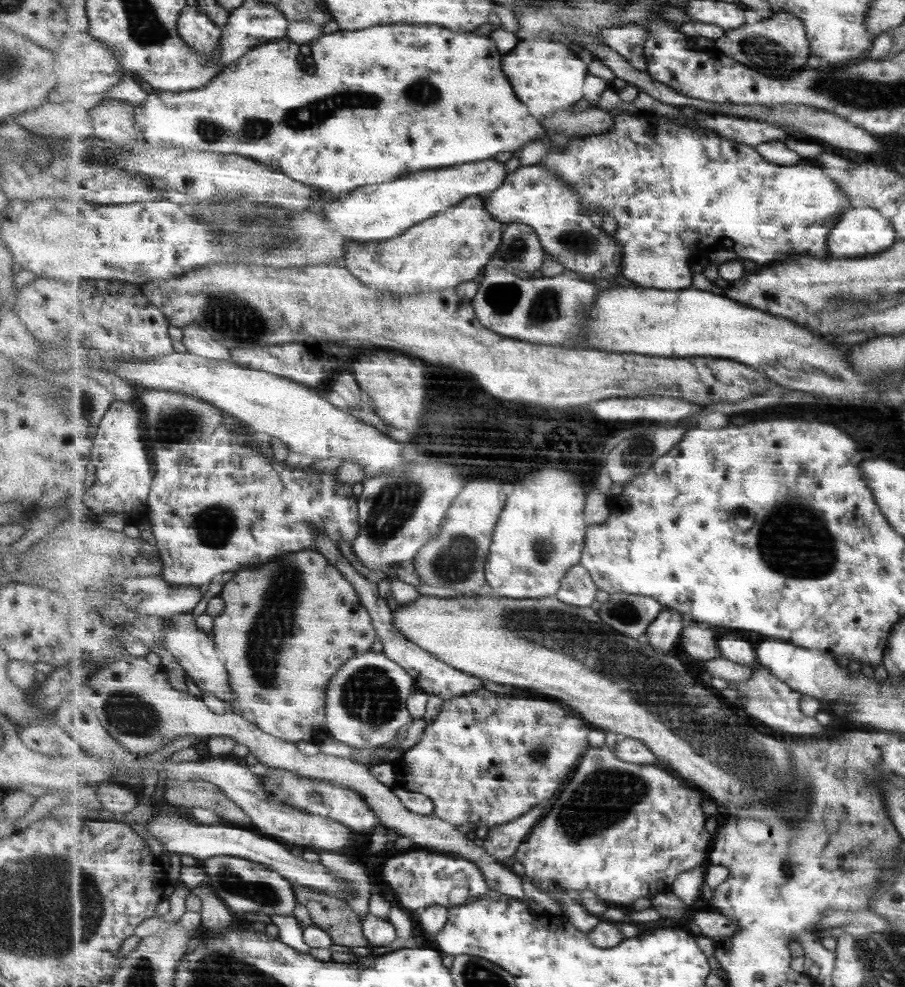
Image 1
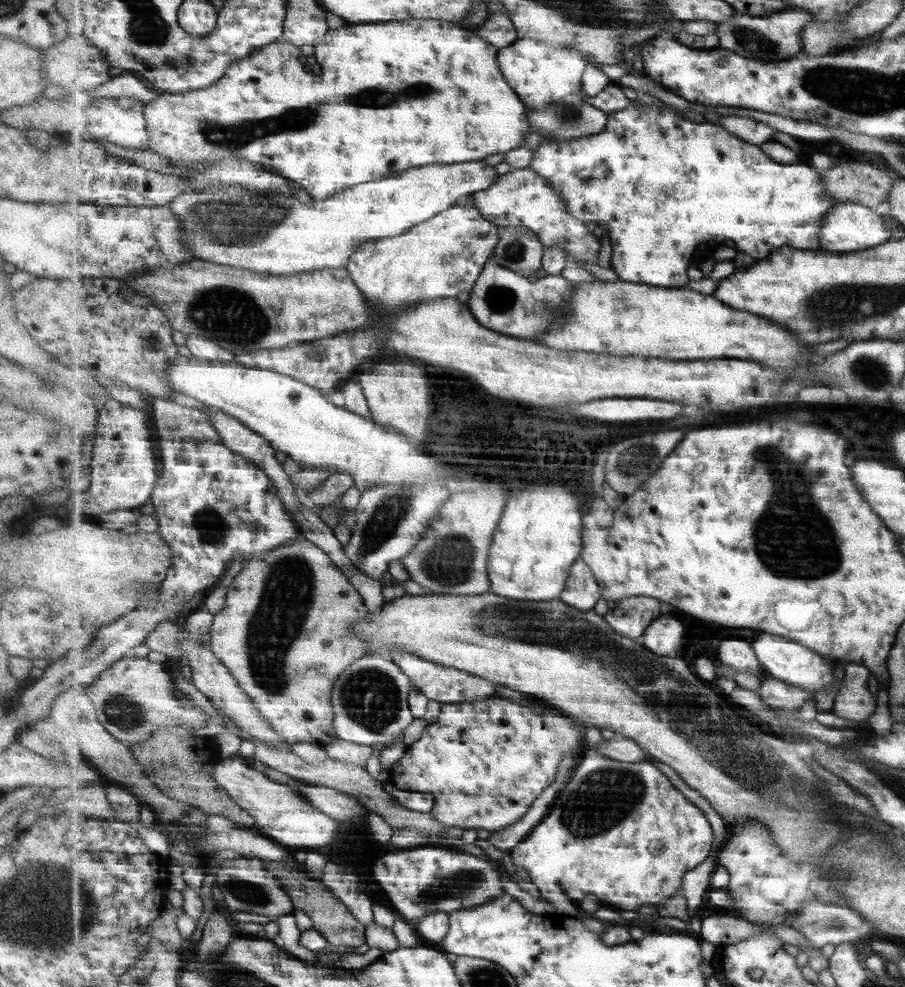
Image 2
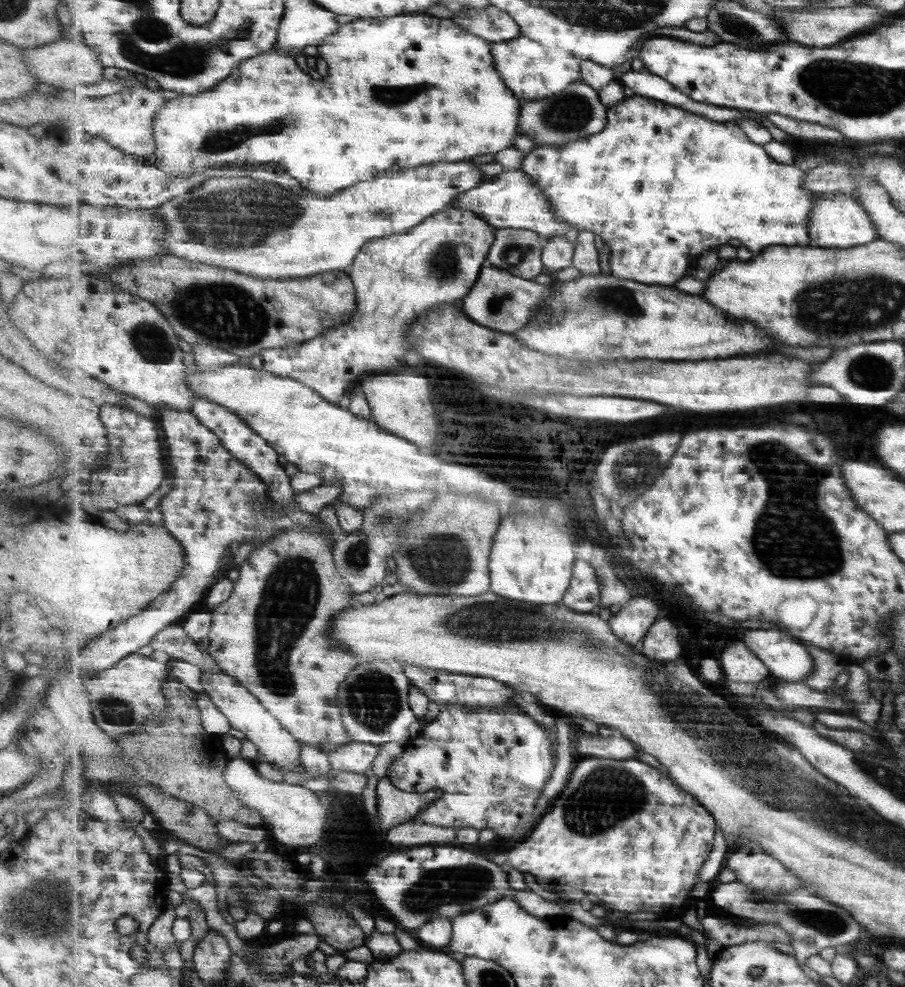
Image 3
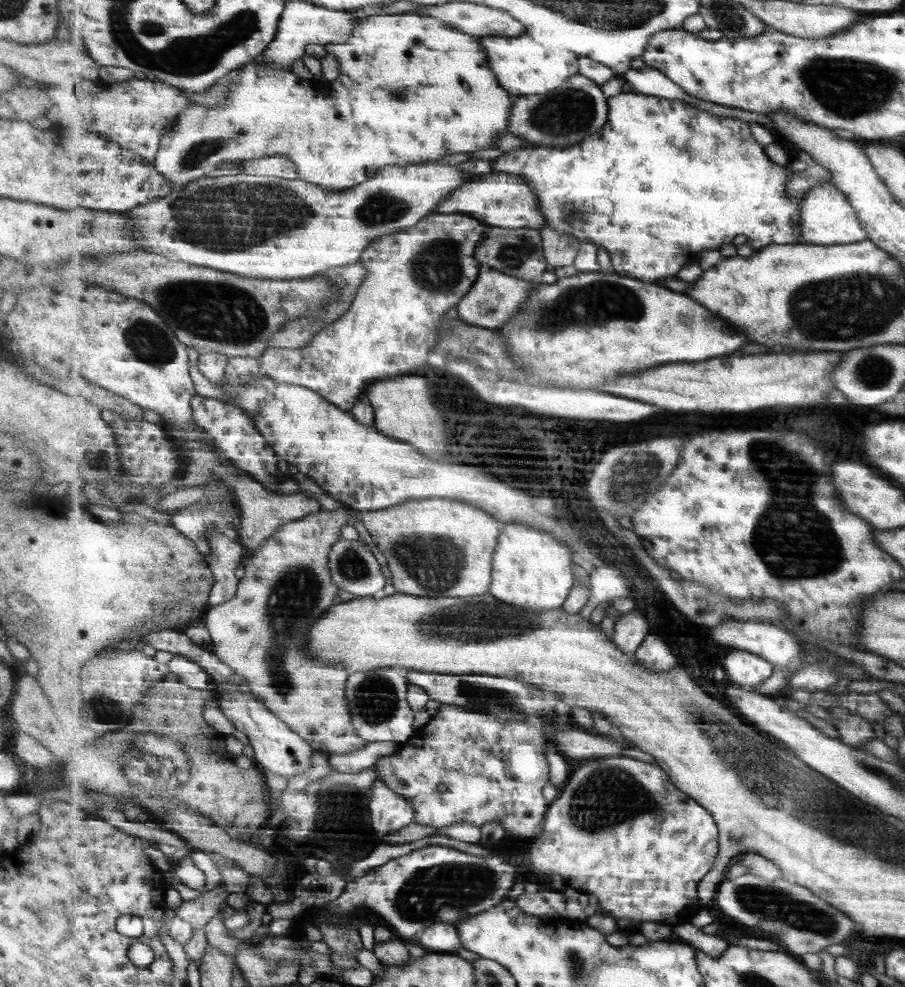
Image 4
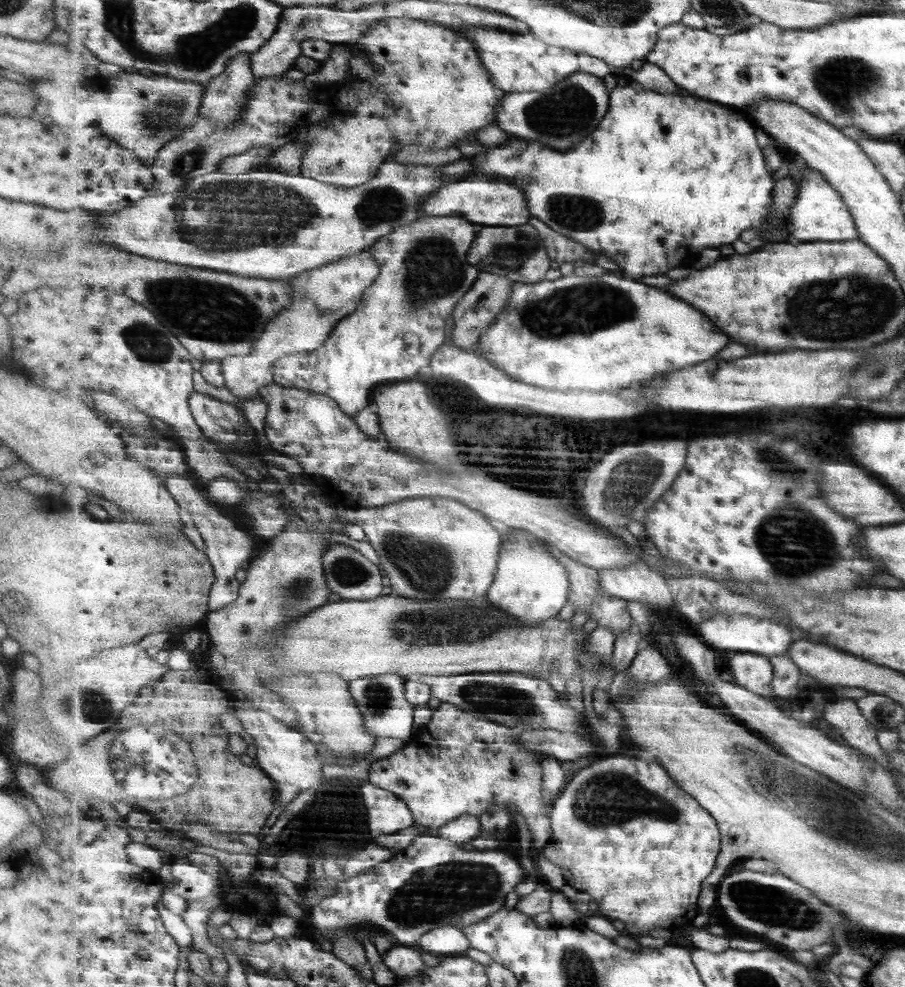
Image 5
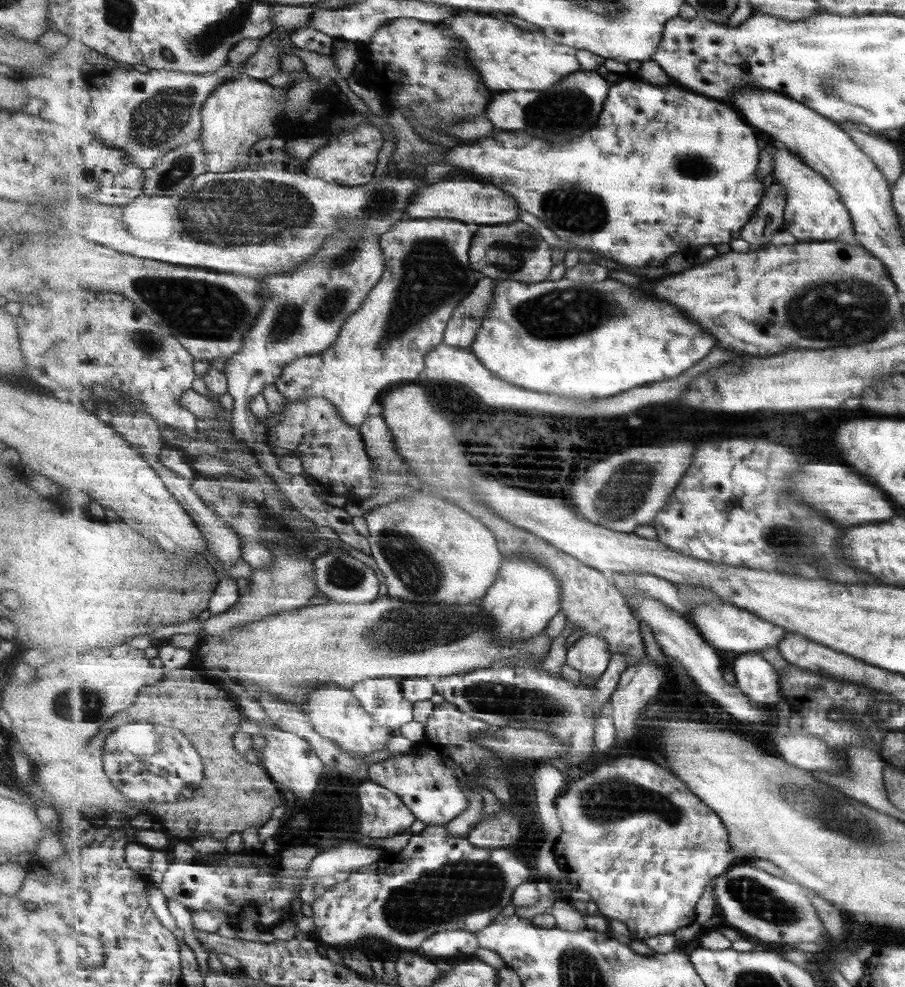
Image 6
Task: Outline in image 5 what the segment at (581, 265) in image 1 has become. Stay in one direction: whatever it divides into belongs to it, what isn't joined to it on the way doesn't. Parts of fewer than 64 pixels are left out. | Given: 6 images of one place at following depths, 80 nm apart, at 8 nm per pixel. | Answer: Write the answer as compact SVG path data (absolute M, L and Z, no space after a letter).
M495 174L491 176L491 180L457 178L450 181L448 185L443 185L437 193L424 200L419 214L463 217L481 227L514 227L529 223L533 219L522 189Z

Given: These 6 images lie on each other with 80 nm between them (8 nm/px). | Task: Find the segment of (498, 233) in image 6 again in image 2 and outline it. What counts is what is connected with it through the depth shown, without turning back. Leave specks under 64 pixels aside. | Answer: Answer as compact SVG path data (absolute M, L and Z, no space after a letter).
M504 227L500 229L500 241L492 260L527 277L541 270L546 247L538 234L527 227Z

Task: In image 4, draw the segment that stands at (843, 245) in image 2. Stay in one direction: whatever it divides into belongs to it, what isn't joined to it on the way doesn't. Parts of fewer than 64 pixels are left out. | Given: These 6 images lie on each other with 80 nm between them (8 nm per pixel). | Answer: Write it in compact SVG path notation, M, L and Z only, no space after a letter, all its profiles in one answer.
M833 183L815 185L801 200L802 233L801 243L818 245L838 245L858 243L868 238L858 213L851 206L847 196Z

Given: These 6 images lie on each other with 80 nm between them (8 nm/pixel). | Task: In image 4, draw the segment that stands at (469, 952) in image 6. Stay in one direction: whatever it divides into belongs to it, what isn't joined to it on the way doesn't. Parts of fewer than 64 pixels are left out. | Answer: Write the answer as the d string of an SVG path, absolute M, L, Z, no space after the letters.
M444 922L422 931L415 941L432 953L456 954L462 949L457 926Z

